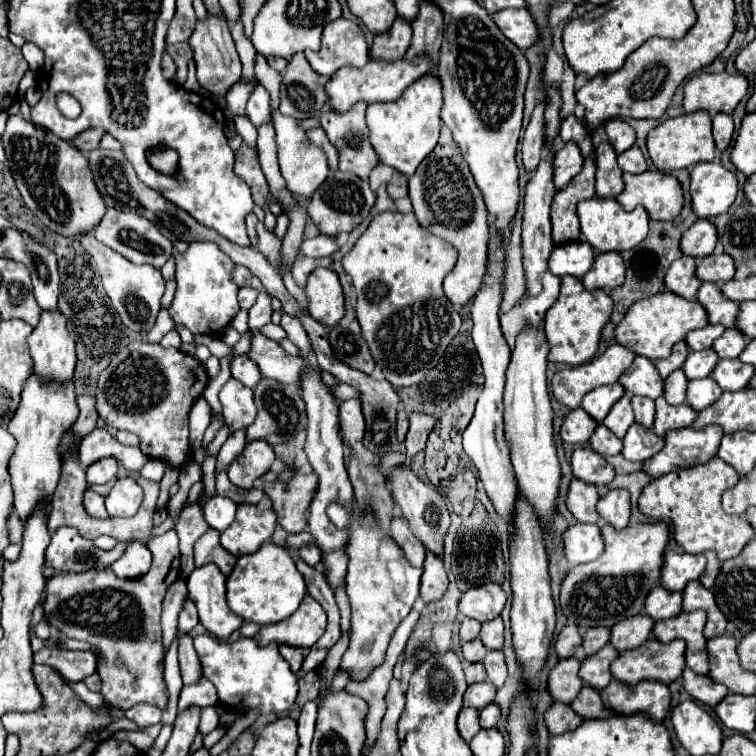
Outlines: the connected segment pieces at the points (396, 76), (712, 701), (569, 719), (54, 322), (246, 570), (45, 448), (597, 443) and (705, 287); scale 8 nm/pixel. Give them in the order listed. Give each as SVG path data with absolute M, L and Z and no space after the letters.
M371 61L361 67L361 69L339 69L337 73L331 75L331 79L325 85L327 93L327 107L335 113L347 113L357 101L363 101L367 105L371 103L387 103L387 101L397 101L403 91L415 83L419 77L423 77L429 71L429 65L425 61Z
M691 669L683 671L683 687L693 699L697 699L705 705L711 705L711 707L715 707L729 693L729 689L725 685L715 683L707 675L697 675Z
M553 703L545 711L545 725L551 735L561 735L565 731L573 731L581 723L583 723L583 719L577 717L577 713L573 713L573 709L565 703Z
M41 313L39 325L29 335L33 373L43 383L69 381L75 371L75 341L69 337L61 313Z
M267 541L255 553L241 555L235 563L235 569L227 577L227 603L229 607L243 617L245 621L253 621L259 625L269 625L287 619L299 607L305 597L305 581L297 571L293 557L281 545Z
M29 377L25 389L21 393L21 403L9 421L7 429L17 439L17 447L9 459L9 475L15 493L13 507L25 523L31 513L39 507L45 509L47 517L51 513L51 497L59 481L61 469L61 439L77 421L77 405L73 393L73 381L69 385L53 385L53 389L45 389L37 377Z
M597 425L595 433L589 439L589 445L603 457L621 453L621 439L617 439L605 425Z
M703 283L697 291L697 301L701 301L703 309L707 311L709 323L721 323L725 327L735 327L739 305L723 297L719 285Z

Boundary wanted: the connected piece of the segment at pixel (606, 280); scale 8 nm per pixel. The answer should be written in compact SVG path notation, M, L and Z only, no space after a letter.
M599 253L593 267L585 273L583 285L587 289L611 291L625 281L625 265L619 253Z

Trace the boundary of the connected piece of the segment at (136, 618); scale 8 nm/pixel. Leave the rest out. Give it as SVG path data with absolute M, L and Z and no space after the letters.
M175 529L149 541L153 565L137 579L117 579L111 567L85 573L55 573L47 579L43 617L61 635L85 641L99 653L97 673L101 675L101 697L105 705L127 711L145 701L167 709L167 685L163 679L165 647L161 643L161 603L167 587L180 576L179 537Z

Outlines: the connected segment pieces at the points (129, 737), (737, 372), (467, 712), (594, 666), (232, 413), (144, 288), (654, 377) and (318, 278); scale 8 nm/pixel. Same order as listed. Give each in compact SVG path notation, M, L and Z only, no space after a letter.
M155 724L139 731L118 730L111 735L118 741L127 741L142 752L147 752L159 735L162 724Z
M721 359L709 377L713 377L723 391L741 391L753 375L753 365L745 365L739 359Z
M463 707L461 713L459 713L457 729L459 729L459 735L461 735L467 743L469 743L469 741L477 735L477 731L481 729L477 717L479 717L479 711L477 711L477 709L467 709L467 707Z
M605 645L595 655L585 657L581 661L581 669L579 669L579 677L583 679L583 683L587 683L589 687L593 687L597 691L601 691L605 685L609 685L609 681L611 681L609 665L617 655L619 655L617 649L613 649L611 645Z
M229 379L221 391L219 401L223 405L223 417L229 427L229 431L247 429L257 415L257 407L253 401L253 391L241 385L237 379Z
M87 233L85 237L79 237L79 243L95 259L97 269L101 273L105 293L109 295L113 307L119 311L123 325L133 329L133 331L147 333L155 325L157 313L161 309L161 297L163 297L163 291L165 291L165 279L163 279L161 271L151 267L151 265L135 265L135 263L127 261L117 251L101 245L93 237L93 233Z
M635 357L633 365L619 377L619 383L631 395L649 399L657 399L663 395L663 379L659 377L655 365L645 357Z
M315 269L307 281L307 311L325 327L335 327L345 315L343 289L339 277L331 269Z

